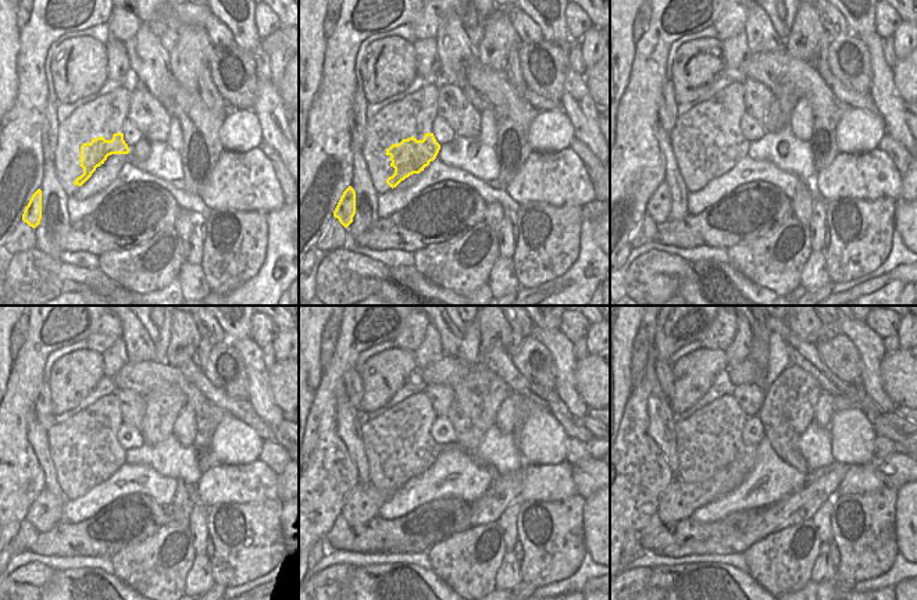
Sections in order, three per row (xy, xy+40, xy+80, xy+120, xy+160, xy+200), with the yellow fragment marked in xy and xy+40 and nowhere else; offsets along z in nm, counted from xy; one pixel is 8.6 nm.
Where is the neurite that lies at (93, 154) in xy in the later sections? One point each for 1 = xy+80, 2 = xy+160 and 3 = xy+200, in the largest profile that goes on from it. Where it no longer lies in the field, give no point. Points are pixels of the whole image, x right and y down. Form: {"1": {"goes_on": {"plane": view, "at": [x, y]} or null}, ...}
{"1": {"goes_on": {"plane": "xy+80", "at": [719, 157]}}, "2": {"goes_on": {"plane": "xy+160", "at": [363, 504]}}, "3": {"goes_on": {"plane": "xy+200", "at": [721, 472]}}}

